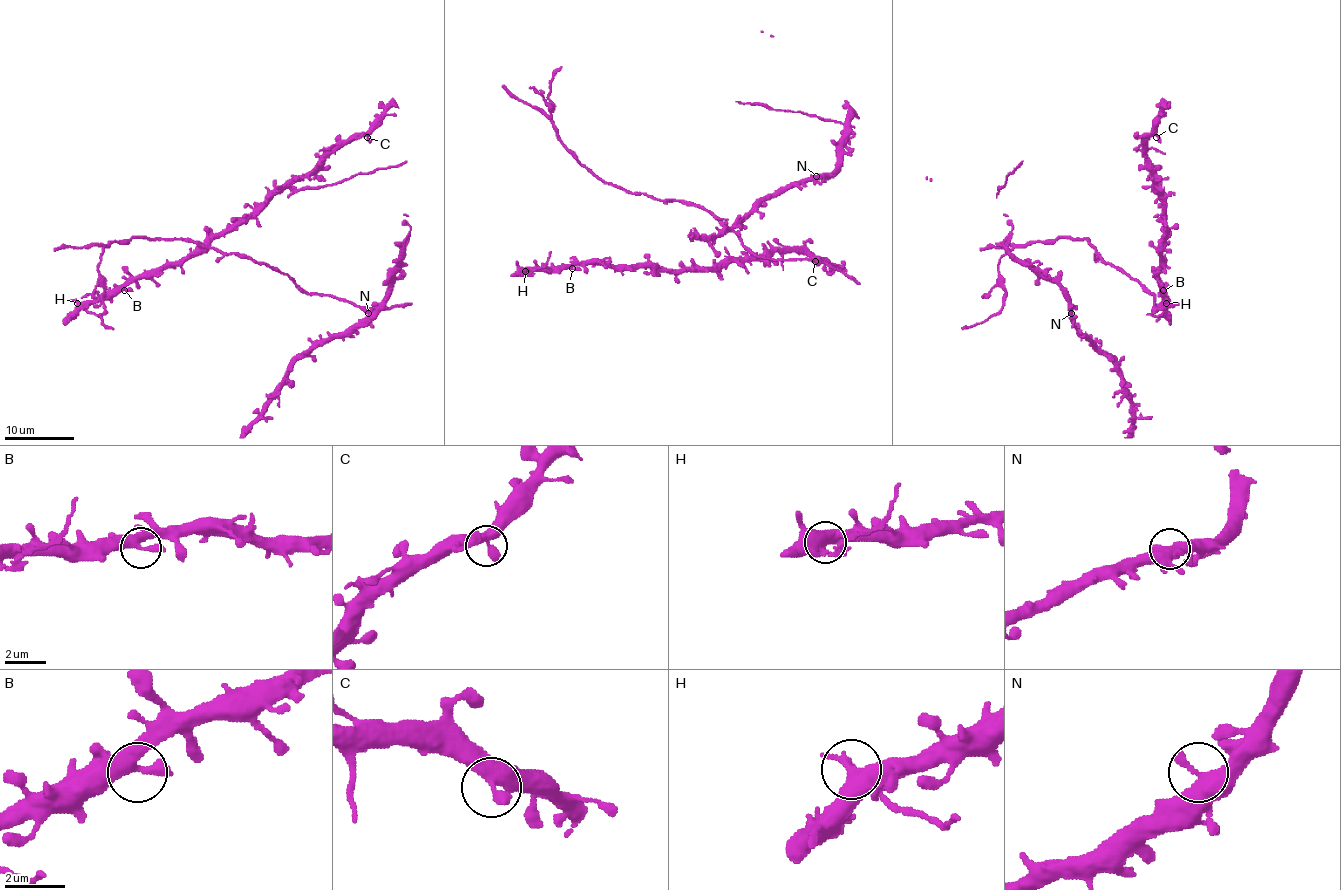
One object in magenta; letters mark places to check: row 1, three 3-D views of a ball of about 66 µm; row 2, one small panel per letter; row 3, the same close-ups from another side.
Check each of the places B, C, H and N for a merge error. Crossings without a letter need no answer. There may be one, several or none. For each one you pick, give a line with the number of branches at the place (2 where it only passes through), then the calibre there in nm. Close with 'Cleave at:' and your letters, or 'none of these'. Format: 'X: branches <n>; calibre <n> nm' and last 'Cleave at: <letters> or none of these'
H: branches 2; calibre 480 nm
Cleave at: H

